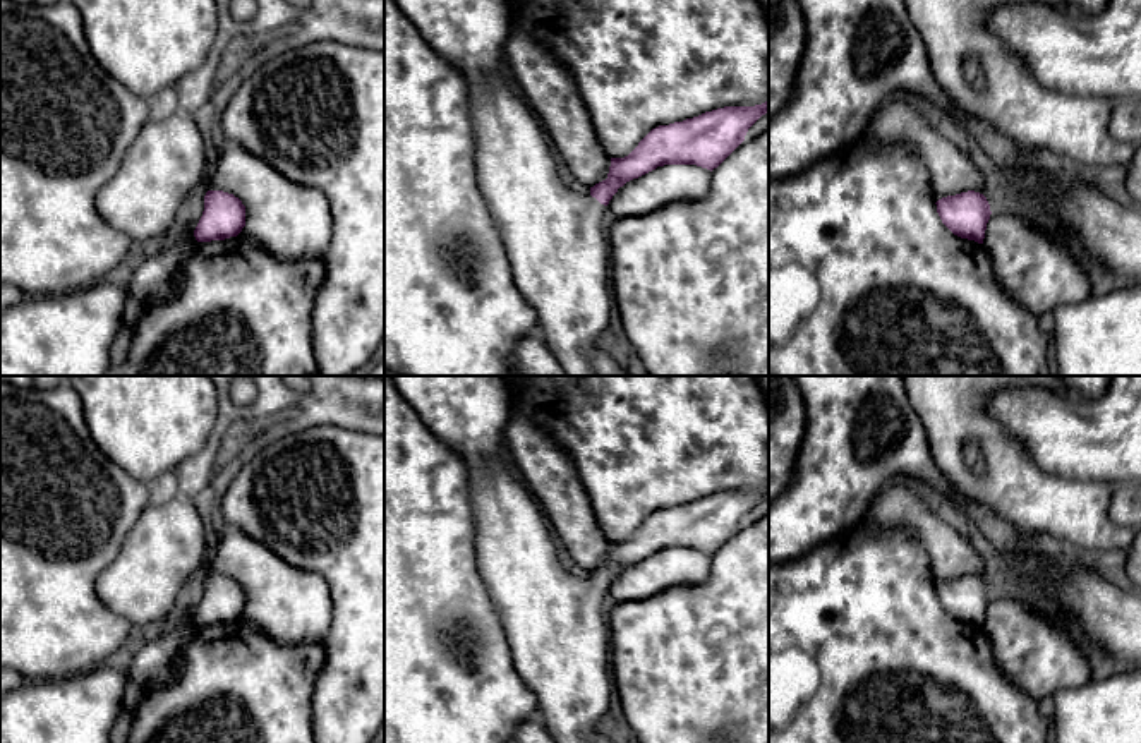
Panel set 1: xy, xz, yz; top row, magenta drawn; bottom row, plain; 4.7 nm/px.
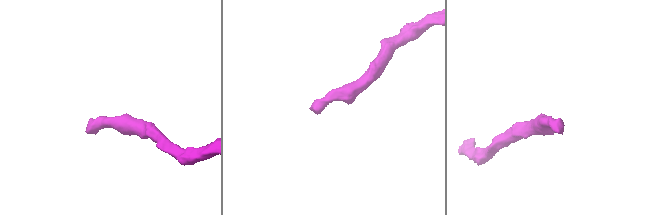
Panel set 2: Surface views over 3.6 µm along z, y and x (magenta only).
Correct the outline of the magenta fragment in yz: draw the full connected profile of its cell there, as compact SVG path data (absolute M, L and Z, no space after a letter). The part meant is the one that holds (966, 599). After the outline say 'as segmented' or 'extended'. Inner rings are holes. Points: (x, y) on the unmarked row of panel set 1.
M1057 547L1038 559L1005 563L993 551L987 554L988 573L985 578L968 575L939 583L937 597L942 607L957 621L983 628L987 607L1002 582L1007 582L1031 597L1052 597L1057 611L1050 614L1060 626L1083 642L1084 647L1098 645L1127 667L1141 669L1141 589L1122 590L1110 583L1091 566L1091 558L1076 551Z; extended

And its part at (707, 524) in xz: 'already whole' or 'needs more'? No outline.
needs more

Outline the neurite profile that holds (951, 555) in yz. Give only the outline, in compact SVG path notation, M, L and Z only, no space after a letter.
M904 480L885 484L854 527L887 530L899 525L909 527L928 553L930 577L935 587L968 575L985 580L988 573L987 554L978 551L968 535L961 535L932 513Z

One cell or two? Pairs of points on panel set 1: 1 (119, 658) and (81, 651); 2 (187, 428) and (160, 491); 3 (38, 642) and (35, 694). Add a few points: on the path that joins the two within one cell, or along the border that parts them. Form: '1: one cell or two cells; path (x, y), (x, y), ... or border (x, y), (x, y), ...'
1: two cells; border (132, 625), (127, 639), (98, 664)
2: two cells; border (165, 481), (151, 488)
3: two cells; border (74, 673), (57, 680), (26, 682)

